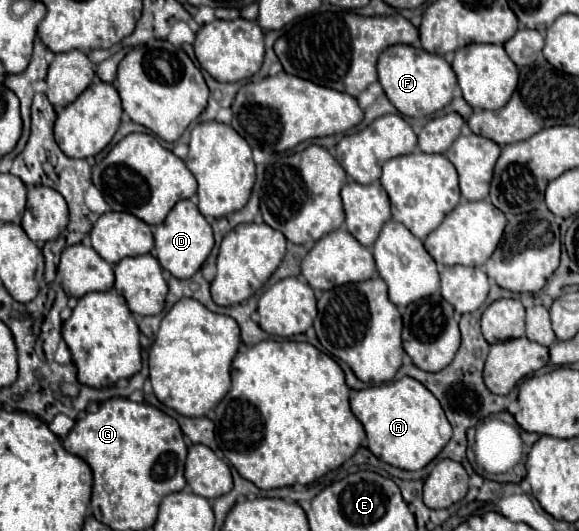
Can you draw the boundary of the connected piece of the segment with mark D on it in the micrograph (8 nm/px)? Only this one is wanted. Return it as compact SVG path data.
M182 199L172 207L168 217L154 227L154 239L156 239L156 259L160 261L162 269L170 271L178 279L192 277L208 259L214 247L212 227L204 219L204 215L198 211L196 203L192 203L190 199Z

